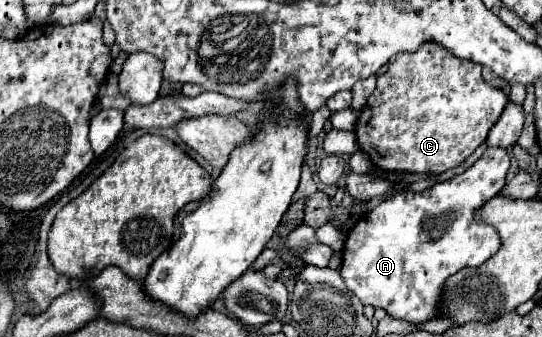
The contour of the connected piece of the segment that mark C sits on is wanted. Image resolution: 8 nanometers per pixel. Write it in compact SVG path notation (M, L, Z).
M426 43L416 53L394 55L388 71L378 77L376 89L356 121L358 147L384 171L440 175L458 167L486 141L506 103L504 91L484 81L478 63L456 59Z

